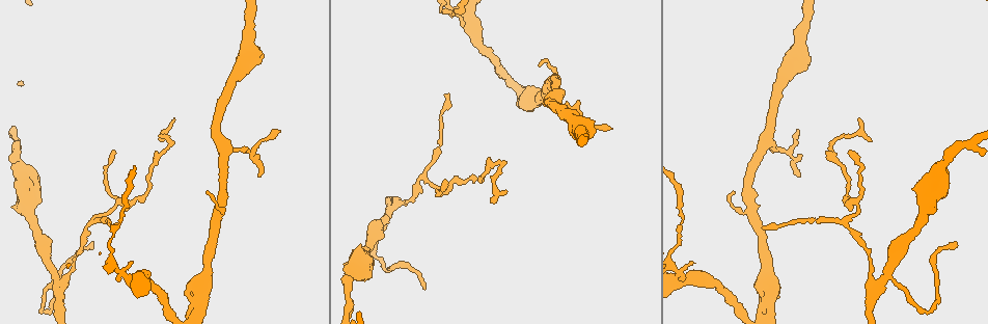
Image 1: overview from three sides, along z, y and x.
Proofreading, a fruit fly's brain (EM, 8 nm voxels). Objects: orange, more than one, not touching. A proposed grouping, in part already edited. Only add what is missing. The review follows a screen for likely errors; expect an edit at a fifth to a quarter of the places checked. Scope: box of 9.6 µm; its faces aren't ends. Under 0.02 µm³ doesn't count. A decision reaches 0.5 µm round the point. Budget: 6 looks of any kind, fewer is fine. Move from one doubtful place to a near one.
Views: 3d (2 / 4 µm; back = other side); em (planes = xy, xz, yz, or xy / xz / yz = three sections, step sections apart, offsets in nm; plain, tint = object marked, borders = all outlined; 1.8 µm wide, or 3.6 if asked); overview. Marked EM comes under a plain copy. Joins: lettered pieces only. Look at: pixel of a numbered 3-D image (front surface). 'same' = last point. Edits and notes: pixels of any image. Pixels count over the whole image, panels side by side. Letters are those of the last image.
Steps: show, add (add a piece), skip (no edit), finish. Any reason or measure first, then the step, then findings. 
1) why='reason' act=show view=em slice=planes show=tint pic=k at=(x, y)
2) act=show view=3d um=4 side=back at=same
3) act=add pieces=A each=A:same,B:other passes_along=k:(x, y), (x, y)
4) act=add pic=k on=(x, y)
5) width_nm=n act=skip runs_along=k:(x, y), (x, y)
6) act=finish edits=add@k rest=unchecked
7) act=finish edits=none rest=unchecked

why='tapers out' act=show view=3d um=4 pic=1 at=(444, 180)

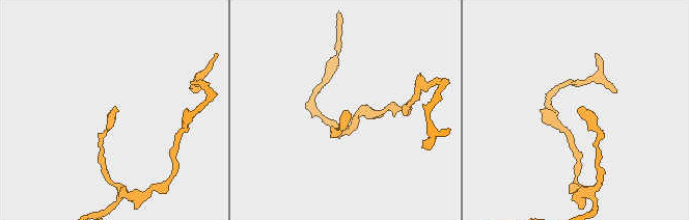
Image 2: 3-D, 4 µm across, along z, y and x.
why='shape alone is not enough' act=show view=em slice=xz step=8 show=borders pic=2 at=(116, 111)

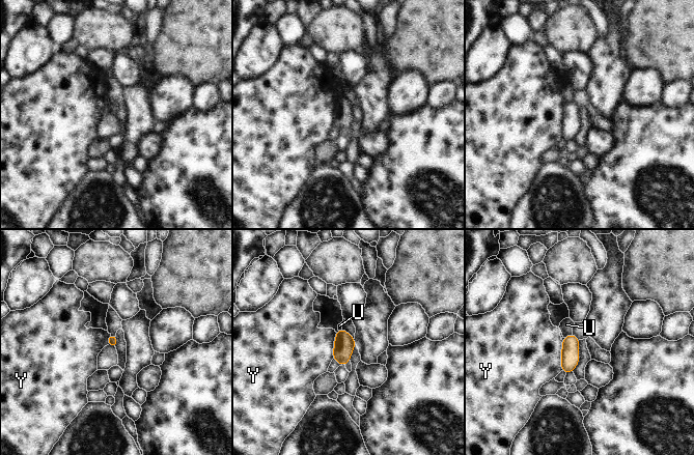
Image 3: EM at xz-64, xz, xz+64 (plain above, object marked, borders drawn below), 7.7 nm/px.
longest_contact=Y:260nm act=skip each=U:other,Y:other border=3:(564, 338), (560, 357), (561, 370) found='none of them fits'

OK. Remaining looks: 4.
why='abrupt turn' act=show view=em slice=planes show=tint pic=1 at=(168, 145)

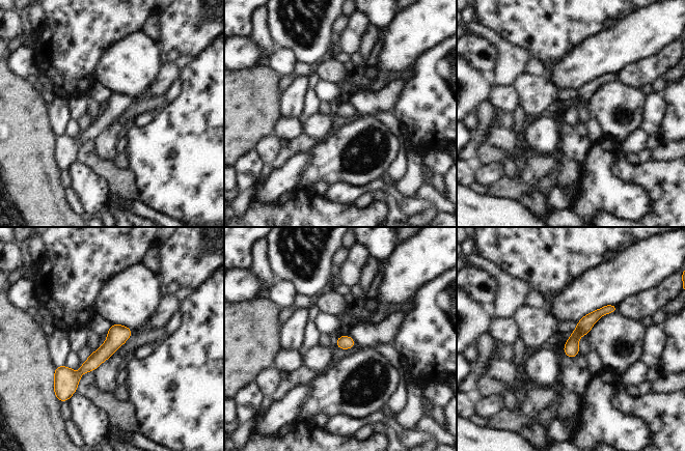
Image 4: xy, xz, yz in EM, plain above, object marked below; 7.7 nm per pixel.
act=show view=em slice=planes show=borders at=same

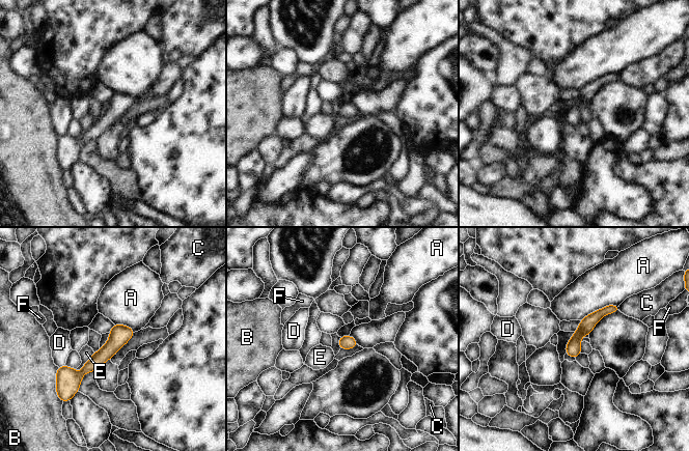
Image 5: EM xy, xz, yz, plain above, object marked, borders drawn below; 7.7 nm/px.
act=skip each=A:other,B:other,C:other,D:other,E:other,F:other border=5:(94, 354), (78, 373) found='none of them fits'

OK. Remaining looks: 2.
act=finish edits=none rest=unchecked

